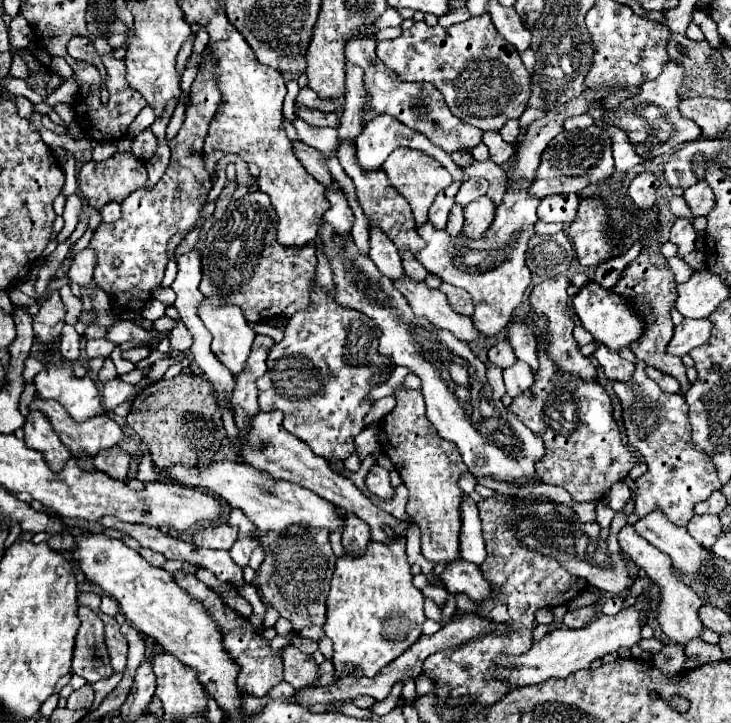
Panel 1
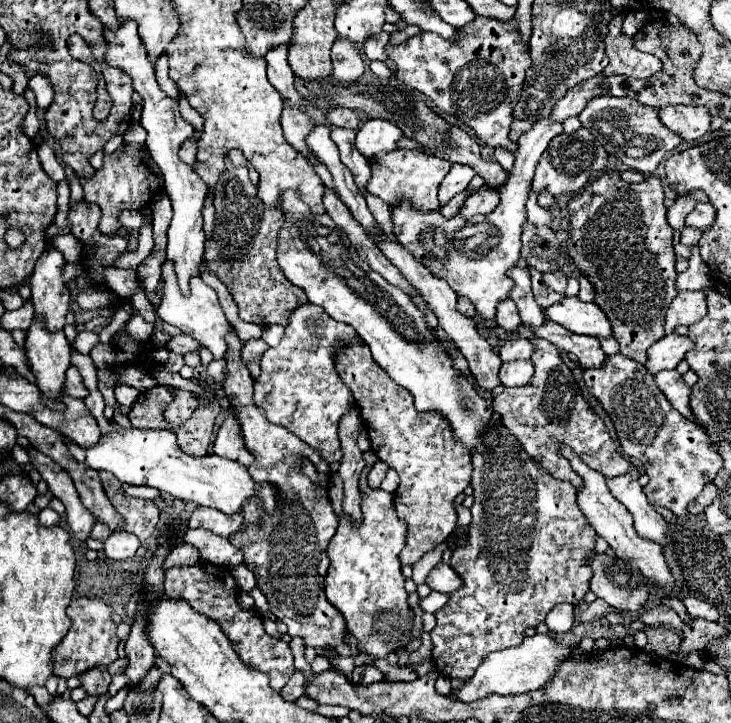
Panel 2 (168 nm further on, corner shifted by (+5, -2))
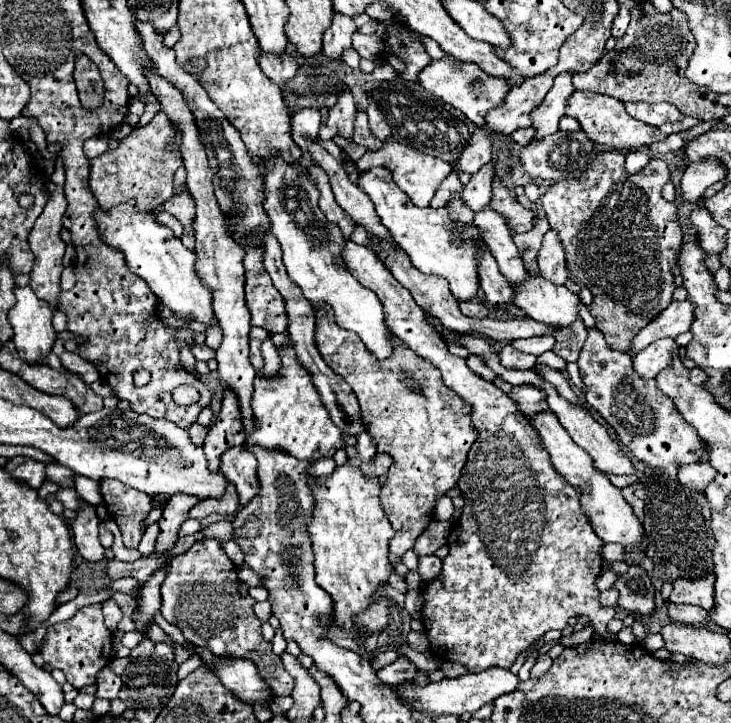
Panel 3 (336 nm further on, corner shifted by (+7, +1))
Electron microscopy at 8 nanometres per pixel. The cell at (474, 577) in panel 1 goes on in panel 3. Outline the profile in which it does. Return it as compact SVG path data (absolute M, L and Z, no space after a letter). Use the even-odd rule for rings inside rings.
M421 555L419 557L419 567L417 567L423 583L429 583L441 573L441 559L437 555Z

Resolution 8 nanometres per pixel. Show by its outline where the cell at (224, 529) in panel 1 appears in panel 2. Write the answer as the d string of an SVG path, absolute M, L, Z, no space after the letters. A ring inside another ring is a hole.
M201 506L191 514L189 528L205 528L205 530L211 530L211 532L223 536L223 538L229 538L231 534L235 534L239 530L241 522L243 522L243 516L227 518L227 514L221 514L219 510Z

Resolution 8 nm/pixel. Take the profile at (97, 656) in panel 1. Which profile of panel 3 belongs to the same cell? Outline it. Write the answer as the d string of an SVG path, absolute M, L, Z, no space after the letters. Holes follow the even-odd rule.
M109 667L101 669L97 675L97 697L113 701L121 689L121 679Z

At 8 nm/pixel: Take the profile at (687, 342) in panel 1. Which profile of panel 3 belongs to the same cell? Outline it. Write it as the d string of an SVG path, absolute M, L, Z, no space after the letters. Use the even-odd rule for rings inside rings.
M659 339L633 357L633 369L641 379L653 379L669 365L669 359L679 353L675 339Z

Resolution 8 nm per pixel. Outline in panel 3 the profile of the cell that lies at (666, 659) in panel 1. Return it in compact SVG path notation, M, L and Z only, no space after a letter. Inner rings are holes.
M669 603L669 617L683 625L701 627L707 623L707 611L695 605L673 605Z

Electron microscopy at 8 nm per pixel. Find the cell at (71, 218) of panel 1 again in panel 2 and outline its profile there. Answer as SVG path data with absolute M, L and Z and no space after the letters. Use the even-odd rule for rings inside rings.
M61 234L53 238L53 246L65 256L67 262L79 262L81 258L81 244L73 234Z

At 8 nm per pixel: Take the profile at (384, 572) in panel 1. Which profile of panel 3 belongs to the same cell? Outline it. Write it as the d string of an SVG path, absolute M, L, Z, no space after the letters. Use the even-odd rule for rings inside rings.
M361 431L355 449L357 453L349 457L345 465L335 467L331 475L309 479L309 487L317 499L317 507L309 521L315 551L315 577L317 585L331 595L335 623L341 627L353 625L353 617L367 609L375 589L387 583L393 571L387 559L393 527L379 501L381 485L375 477L367 477L359 469L363 461L373 459L377 453L375 439L367 431Z

